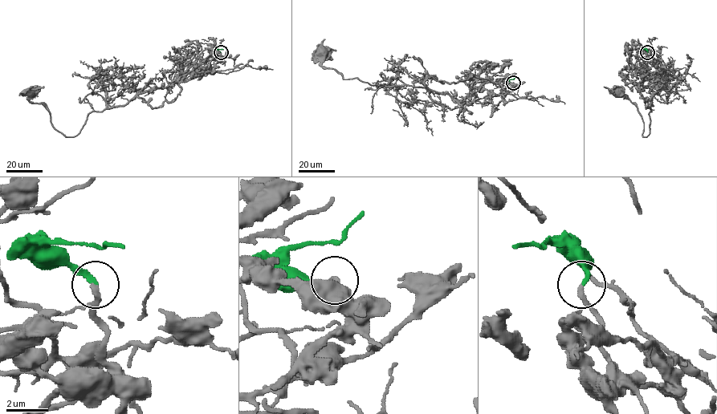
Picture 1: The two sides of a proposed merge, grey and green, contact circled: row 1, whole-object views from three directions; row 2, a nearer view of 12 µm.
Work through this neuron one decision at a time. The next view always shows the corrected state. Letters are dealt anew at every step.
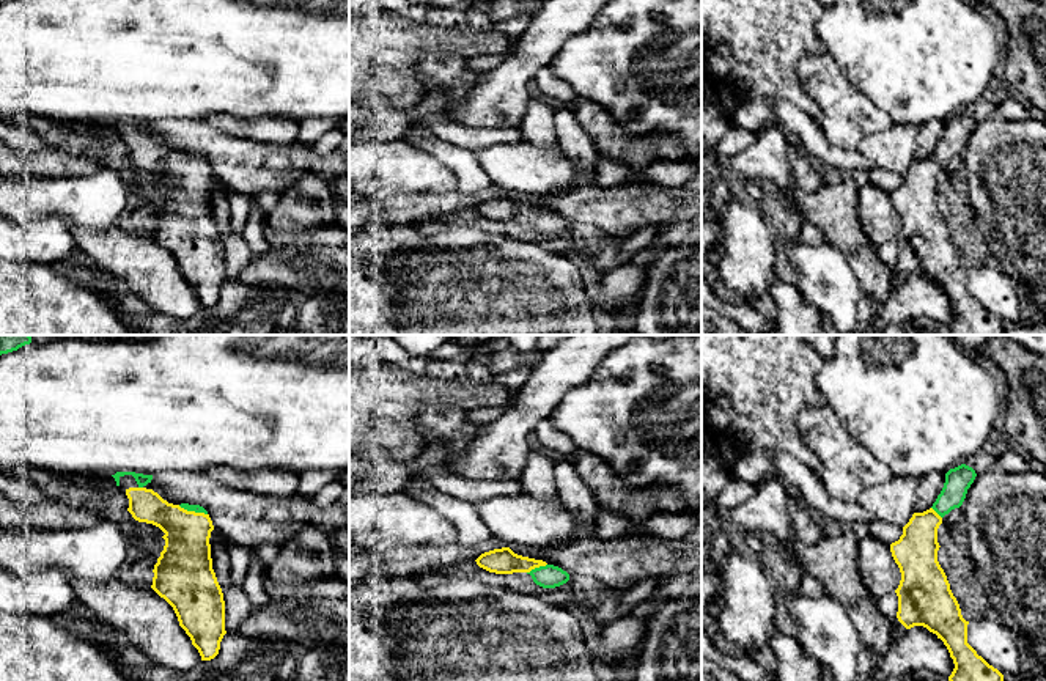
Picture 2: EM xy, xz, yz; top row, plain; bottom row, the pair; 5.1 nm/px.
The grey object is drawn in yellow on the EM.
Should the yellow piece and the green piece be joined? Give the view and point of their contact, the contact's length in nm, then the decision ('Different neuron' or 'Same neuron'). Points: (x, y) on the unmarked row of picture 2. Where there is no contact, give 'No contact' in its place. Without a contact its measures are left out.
Touches yellow at xy (192, 159). Shared border 160 nm. Same neuron

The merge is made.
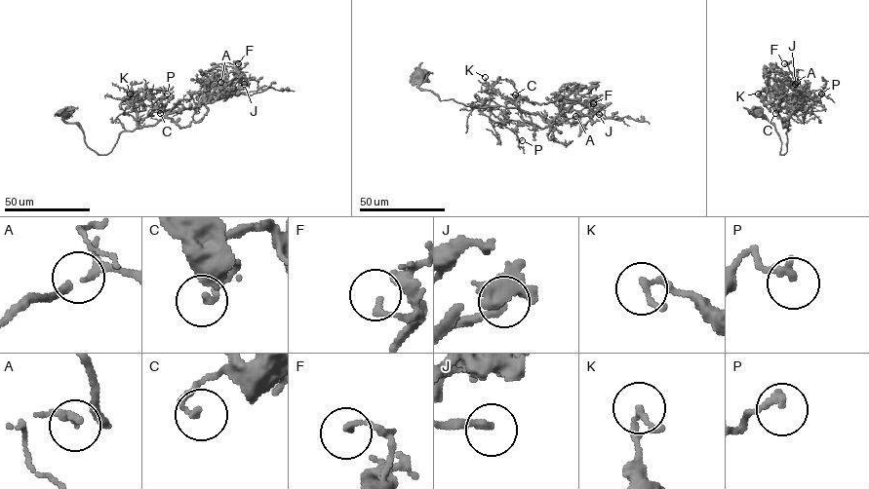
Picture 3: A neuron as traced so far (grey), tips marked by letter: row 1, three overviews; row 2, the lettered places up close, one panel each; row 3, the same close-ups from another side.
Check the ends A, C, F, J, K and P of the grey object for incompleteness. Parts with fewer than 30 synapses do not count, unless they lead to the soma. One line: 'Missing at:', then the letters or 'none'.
Missing at: J

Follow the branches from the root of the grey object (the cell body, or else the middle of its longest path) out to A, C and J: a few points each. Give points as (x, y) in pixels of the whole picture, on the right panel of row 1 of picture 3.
A: (756, 110), (775, 127), (783, 155), (788, 118), (795, 109), (803, 108), (804, 101), (797, 82)
C: (756, 110), (775, 127), (783, 155), (788, 117), (793, 110), (780, 108), (775, 113)
J: (756, 110), (775, 127), (783, 155), (788, 118), (804, 101), (794, 95), (795, 84)

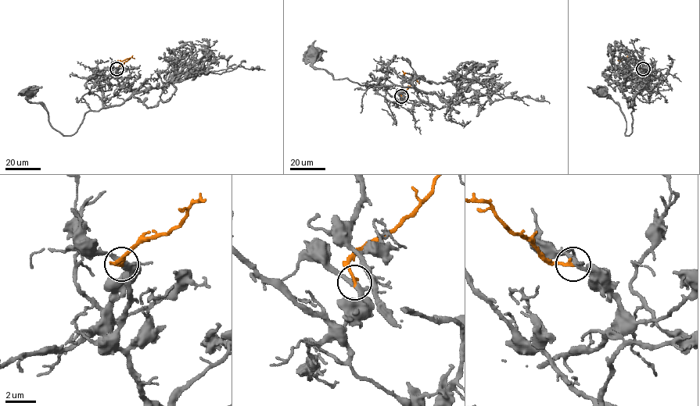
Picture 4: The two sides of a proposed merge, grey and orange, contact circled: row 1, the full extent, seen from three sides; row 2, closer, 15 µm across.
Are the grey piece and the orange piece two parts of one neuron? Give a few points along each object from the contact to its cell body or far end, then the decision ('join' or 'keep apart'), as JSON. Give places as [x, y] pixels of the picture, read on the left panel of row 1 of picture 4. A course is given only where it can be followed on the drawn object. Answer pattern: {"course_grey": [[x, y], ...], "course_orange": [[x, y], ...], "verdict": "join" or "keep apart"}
{"course_grey": [[116, 69], [101, 82], [102, 107], [87, 112], [69, 135], [55, 129], [40, 104], [27, 100], [29, 90]], "course_orange": [[116, 69], [129, 58], [117, 60]], "verdict": "keep apart"}

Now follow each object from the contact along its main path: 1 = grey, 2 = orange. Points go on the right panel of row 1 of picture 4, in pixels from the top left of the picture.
1: (643, 69), (648, 76), (634, 89), (629, 135), (620, 107), (600, 90)
2: (643, 69), (625, 58), (618, 60)

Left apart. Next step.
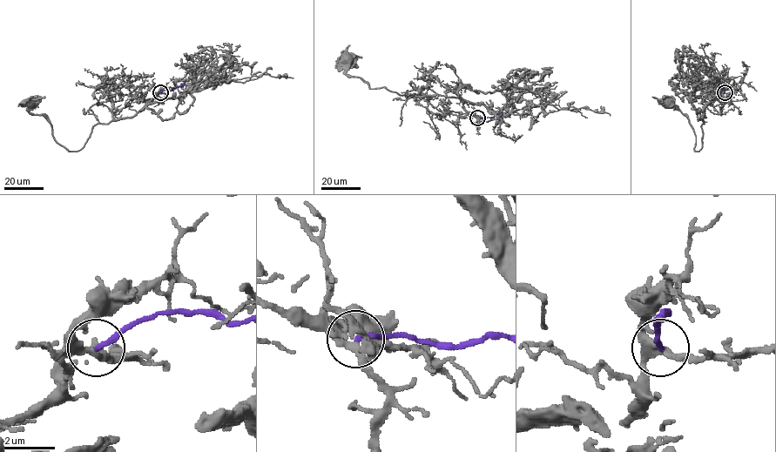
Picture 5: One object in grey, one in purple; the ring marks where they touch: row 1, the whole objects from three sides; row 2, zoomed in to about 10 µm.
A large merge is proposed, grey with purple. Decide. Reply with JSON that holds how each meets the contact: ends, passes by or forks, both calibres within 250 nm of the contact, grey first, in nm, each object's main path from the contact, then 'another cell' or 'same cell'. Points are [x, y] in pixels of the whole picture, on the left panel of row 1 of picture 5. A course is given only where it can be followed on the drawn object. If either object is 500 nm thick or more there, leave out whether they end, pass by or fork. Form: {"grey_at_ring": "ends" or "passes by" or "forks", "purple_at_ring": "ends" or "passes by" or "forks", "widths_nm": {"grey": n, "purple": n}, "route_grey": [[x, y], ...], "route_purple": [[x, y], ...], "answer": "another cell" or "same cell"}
{"grey_at_ring": "passes by", "purple_at_ring": "ends", "widths_nm": {"grey": 240, "purple": 200}, "route_grey": [[160, 92], [133, 116], [97, 124], [84, 145], [73, 151], [59, 144], [43, 116], [29, 111], [30, 100]], "route_purple": [[160, 92], [185, 84]], "answer": "another cell"}

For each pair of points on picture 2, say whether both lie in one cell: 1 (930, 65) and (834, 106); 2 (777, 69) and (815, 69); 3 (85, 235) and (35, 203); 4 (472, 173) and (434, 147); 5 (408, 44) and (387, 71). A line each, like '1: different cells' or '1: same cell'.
1: different cells
2: different cells
3: different cells
4: same cell
5: same cell

